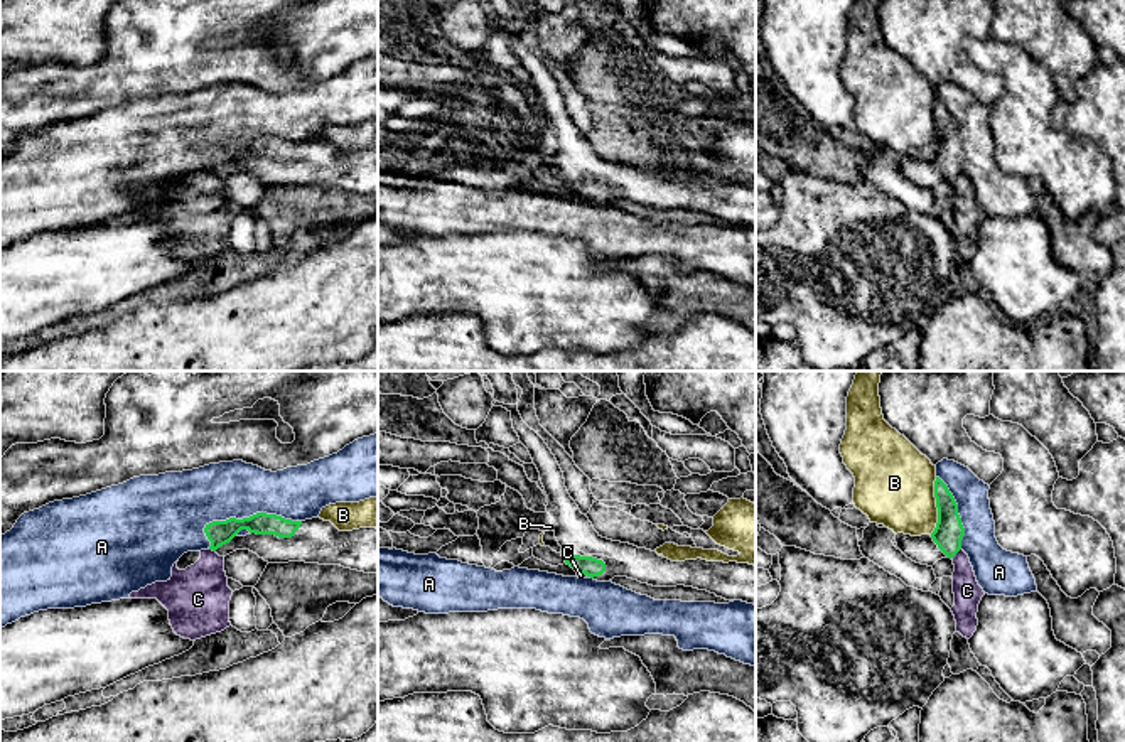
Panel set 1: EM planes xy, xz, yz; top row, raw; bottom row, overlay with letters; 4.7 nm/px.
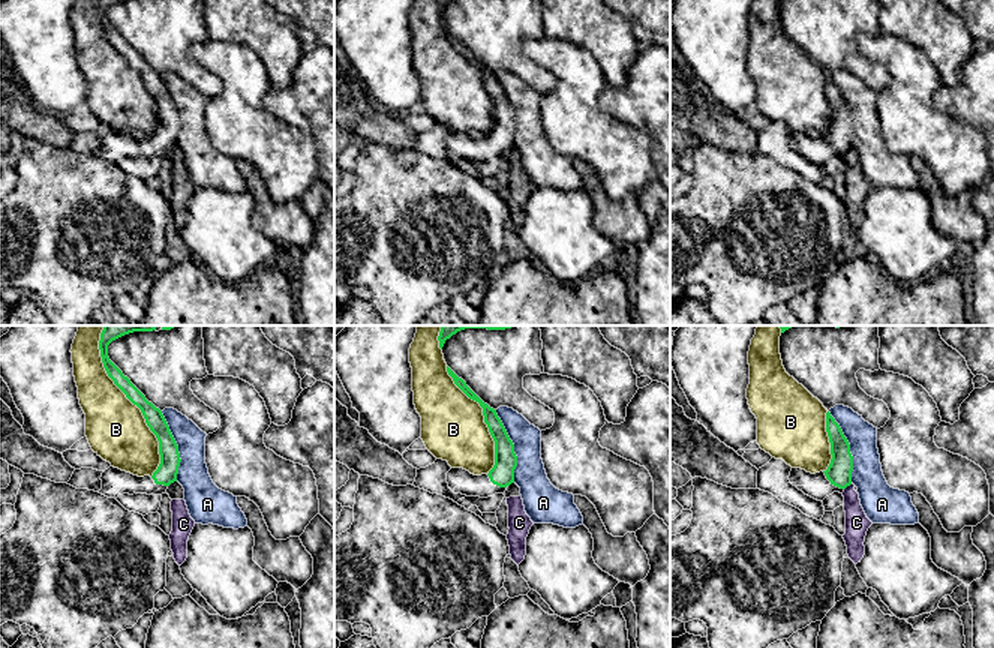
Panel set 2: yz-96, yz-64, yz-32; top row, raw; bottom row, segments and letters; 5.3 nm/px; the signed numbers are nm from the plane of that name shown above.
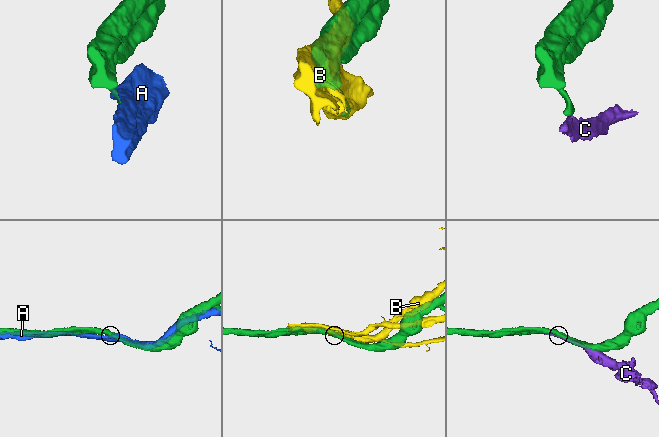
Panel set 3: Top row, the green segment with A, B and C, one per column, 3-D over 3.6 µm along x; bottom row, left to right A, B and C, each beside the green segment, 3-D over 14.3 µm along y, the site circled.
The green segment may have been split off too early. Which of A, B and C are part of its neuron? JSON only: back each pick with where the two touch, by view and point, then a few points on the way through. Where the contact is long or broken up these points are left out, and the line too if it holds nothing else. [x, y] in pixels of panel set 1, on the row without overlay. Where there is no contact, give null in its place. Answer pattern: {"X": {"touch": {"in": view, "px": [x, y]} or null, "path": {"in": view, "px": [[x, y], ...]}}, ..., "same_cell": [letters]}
{"same_cell": []}

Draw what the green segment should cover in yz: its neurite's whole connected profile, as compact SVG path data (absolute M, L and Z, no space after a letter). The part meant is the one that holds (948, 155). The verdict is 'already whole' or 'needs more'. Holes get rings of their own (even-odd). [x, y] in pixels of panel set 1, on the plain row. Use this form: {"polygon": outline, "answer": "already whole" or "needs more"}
{"polygon": "M939 99L934 103L934 120L938 145L931 160L948 180L953 180L961 172L965 150L961 147L955 120Z", "answer": "already whole"}

